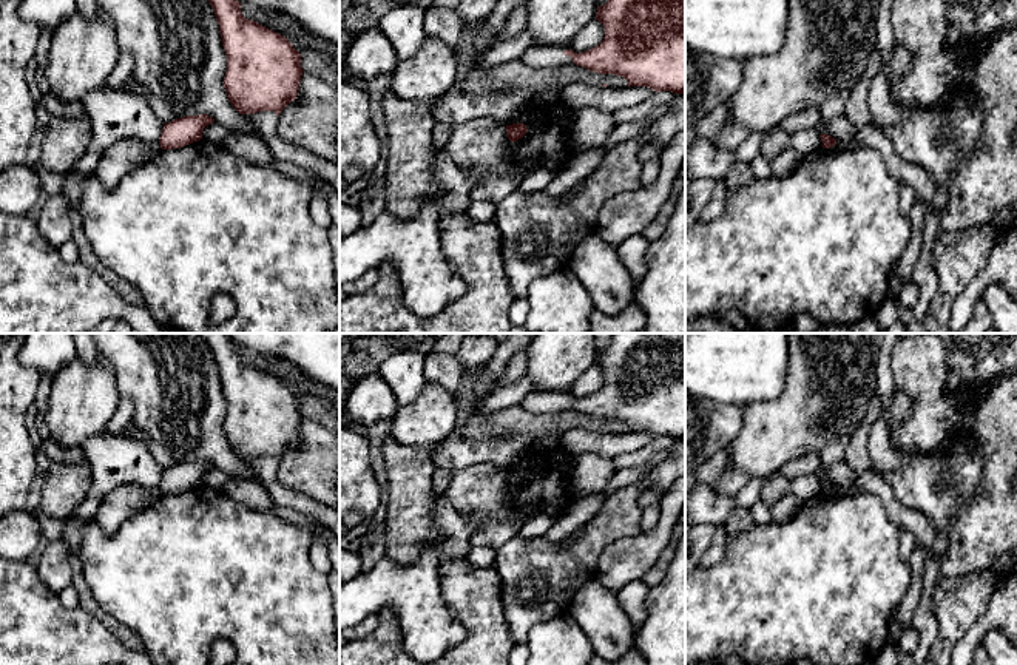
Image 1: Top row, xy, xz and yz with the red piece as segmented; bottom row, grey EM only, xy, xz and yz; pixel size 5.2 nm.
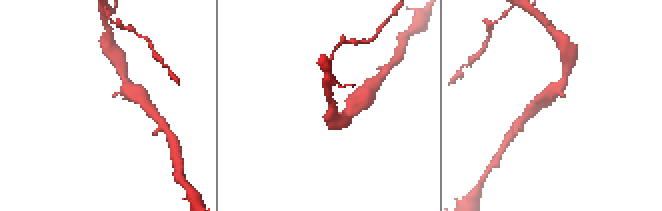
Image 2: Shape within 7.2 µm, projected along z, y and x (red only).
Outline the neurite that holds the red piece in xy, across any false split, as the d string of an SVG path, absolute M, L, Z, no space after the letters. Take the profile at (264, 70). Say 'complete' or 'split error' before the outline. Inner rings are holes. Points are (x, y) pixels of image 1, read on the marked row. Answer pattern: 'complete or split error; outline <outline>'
complete; outline M208 0L227 56L224 88L239 114L275 111L296 99L301 54L281 34L247 20L238 0Z

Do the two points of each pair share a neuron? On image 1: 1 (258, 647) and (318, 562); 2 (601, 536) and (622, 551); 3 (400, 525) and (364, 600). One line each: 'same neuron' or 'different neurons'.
1: different neurons
2: different neurons
3: different neurons

